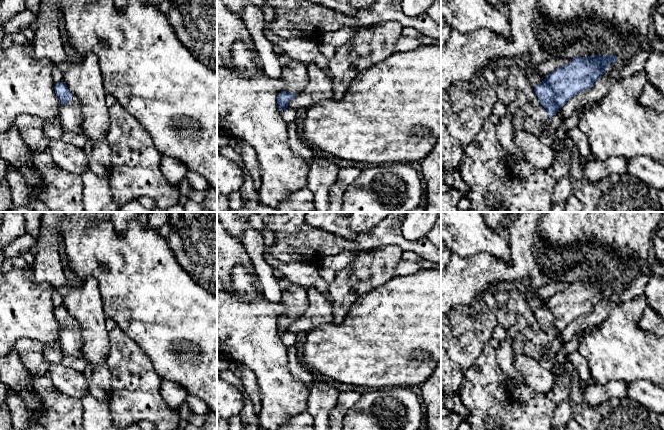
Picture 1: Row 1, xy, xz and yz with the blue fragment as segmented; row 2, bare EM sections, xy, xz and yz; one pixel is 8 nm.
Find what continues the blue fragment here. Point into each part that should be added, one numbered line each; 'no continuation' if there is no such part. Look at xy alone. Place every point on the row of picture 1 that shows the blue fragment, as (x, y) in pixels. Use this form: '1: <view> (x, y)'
1: xy (70, 115)

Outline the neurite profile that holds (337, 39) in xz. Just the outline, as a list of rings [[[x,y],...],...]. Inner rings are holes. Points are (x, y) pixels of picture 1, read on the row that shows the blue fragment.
[[[344,27],[338,31],[327,32],[320,38],[320,43],[339,48],[350,41],[360,28]]]

